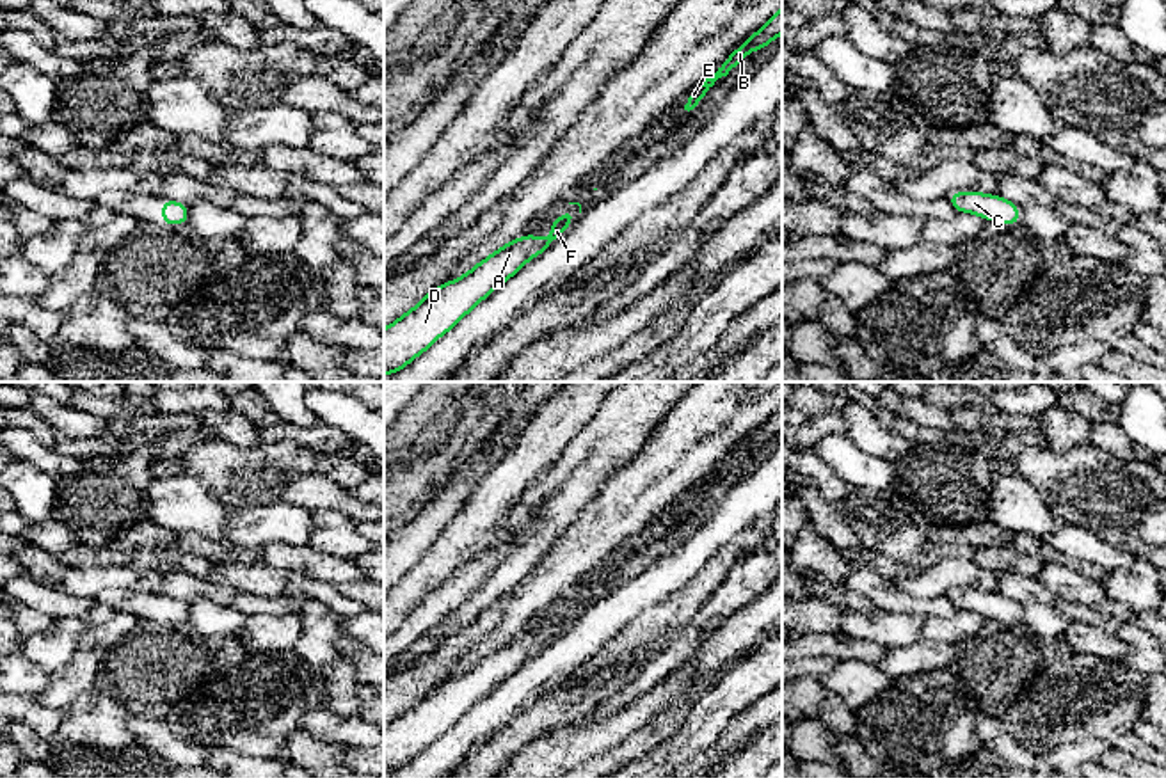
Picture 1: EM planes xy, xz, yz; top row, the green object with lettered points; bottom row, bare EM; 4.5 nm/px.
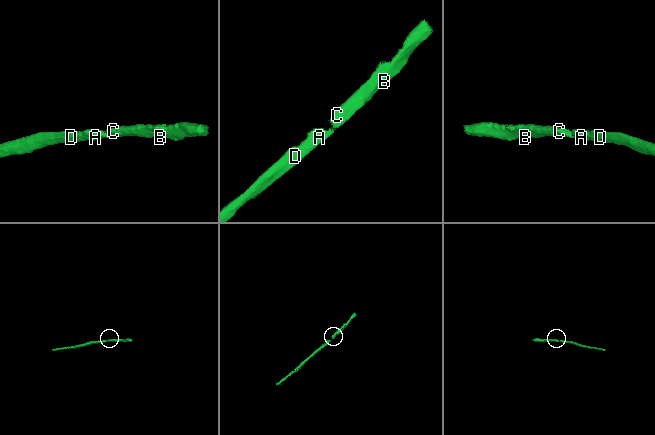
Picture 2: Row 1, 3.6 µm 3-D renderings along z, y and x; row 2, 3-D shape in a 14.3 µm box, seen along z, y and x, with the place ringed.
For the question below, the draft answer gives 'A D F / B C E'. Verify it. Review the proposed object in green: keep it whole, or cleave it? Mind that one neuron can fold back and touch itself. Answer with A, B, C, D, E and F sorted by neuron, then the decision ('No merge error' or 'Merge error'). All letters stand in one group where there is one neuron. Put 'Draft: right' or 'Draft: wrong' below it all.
Groups: A B C D E F. No merge error
Draft: wrong

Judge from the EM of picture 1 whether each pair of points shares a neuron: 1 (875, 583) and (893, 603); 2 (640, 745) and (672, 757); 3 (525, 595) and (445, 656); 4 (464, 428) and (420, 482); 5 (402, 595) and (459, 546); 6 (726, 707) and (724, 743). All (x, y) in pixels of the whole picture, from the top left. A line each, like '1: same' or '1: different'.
1: same
2: different
3: different
4: same
5: same
6: different

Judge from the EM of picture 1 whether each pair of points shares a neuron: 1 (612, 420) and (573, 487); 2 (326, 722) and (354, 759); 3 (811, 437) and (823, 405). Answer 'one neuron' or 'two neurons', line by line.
1: one neuron
2: two neurons
3: two neurons

